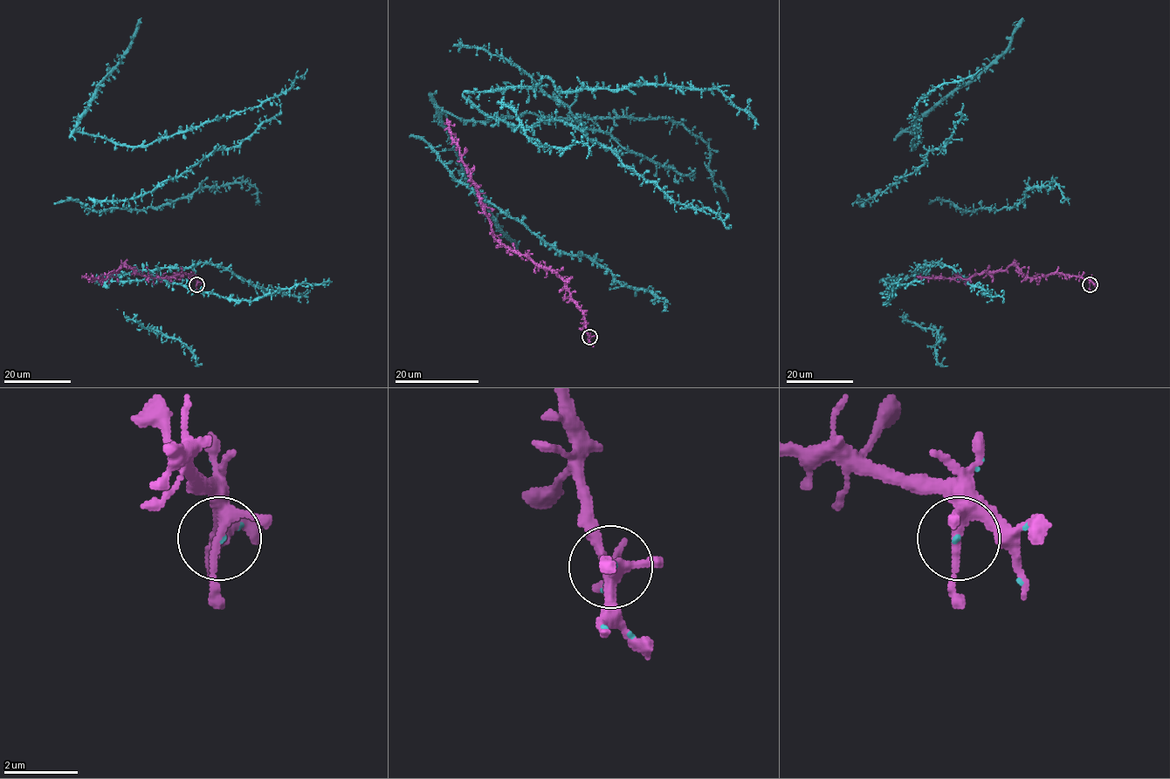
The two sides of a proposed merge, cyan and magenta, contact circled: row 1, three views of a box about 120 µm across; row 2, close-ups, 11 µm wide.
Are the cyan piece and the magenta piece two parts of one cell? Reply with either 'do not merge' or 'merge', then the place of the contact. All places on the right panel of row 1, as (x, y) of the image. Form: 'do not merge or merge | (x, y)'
merge | (1090, 284)

